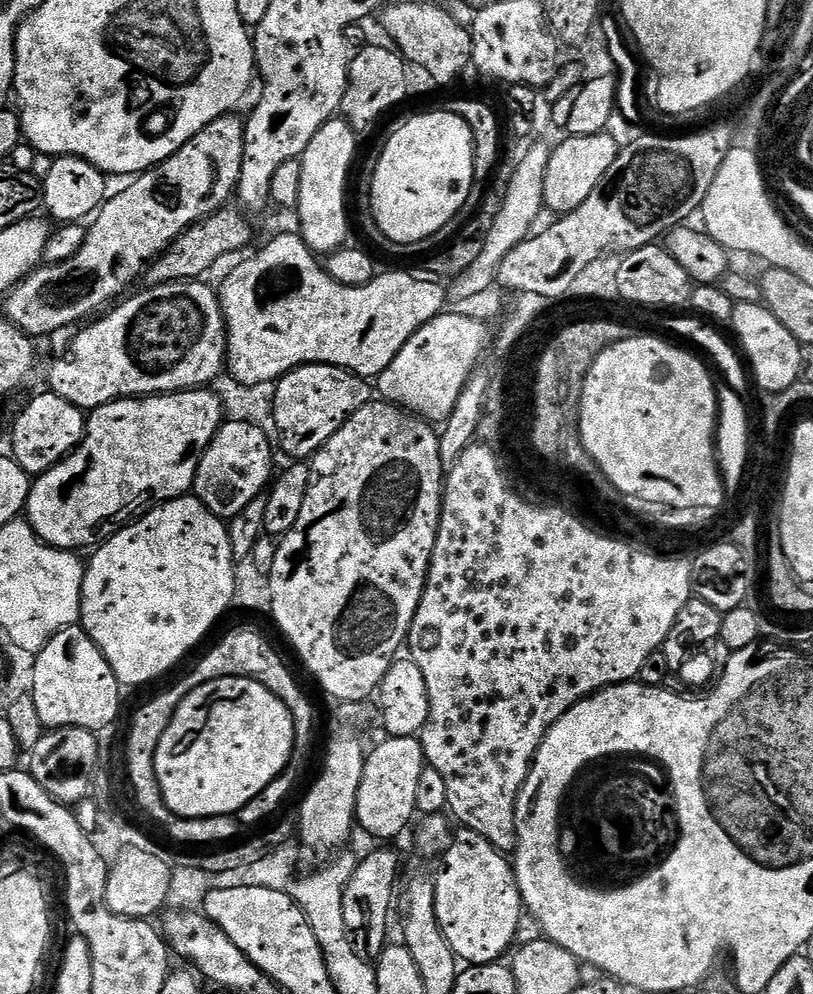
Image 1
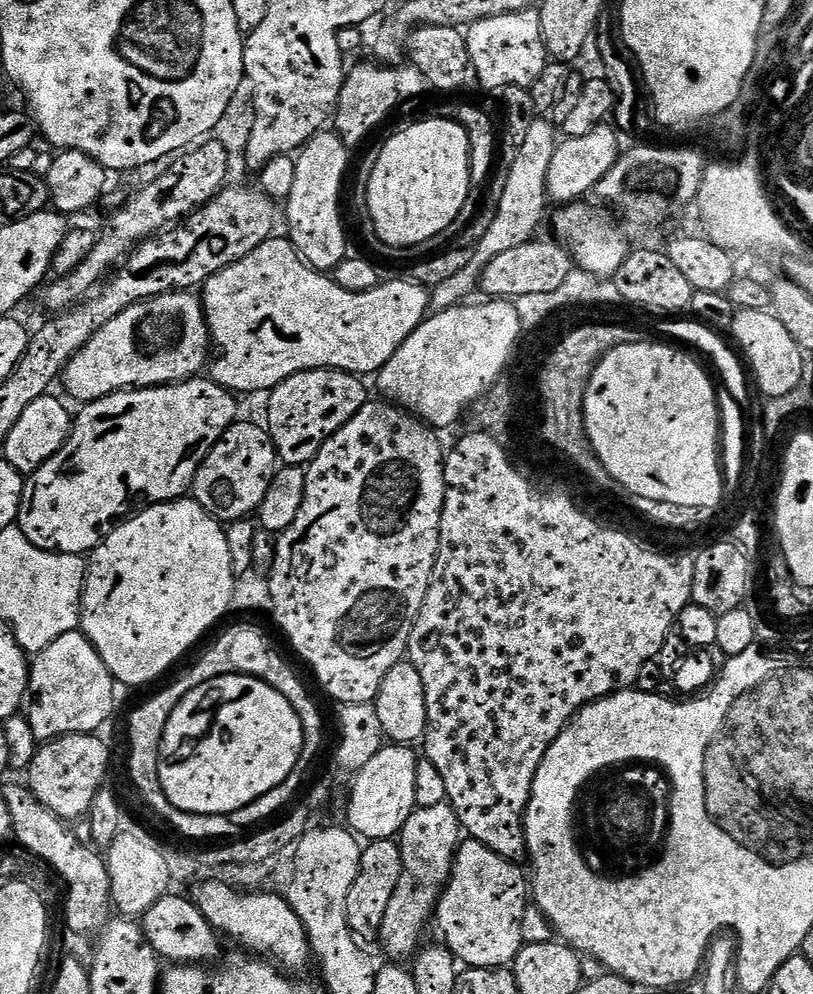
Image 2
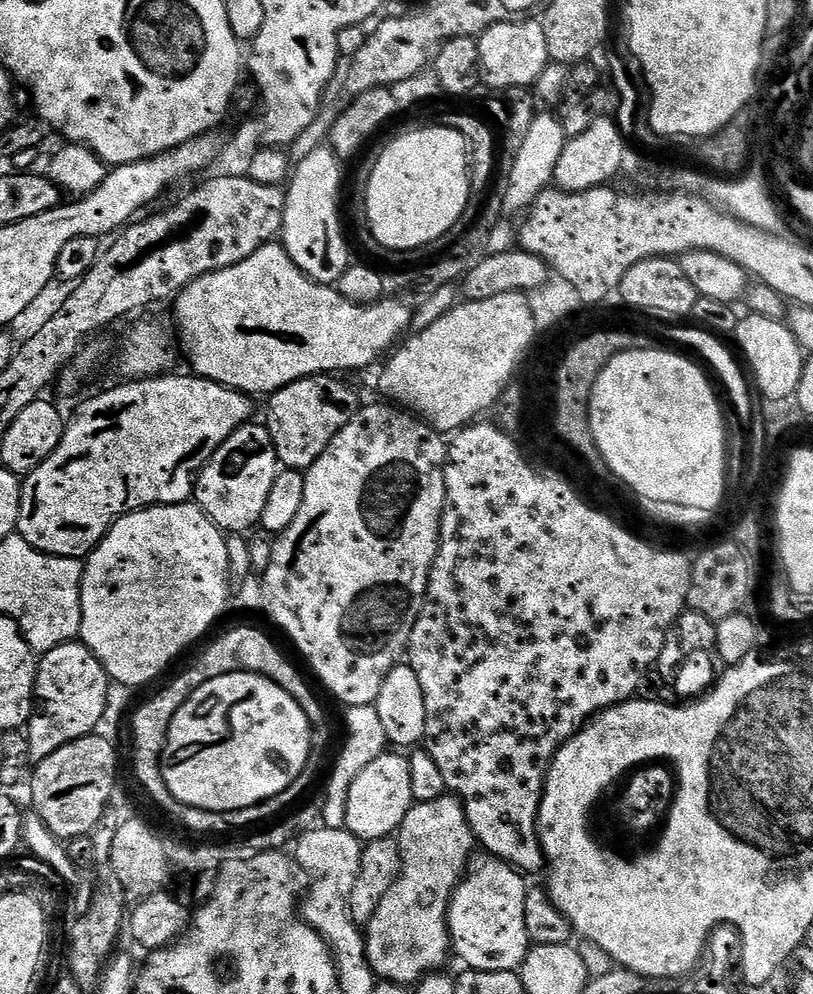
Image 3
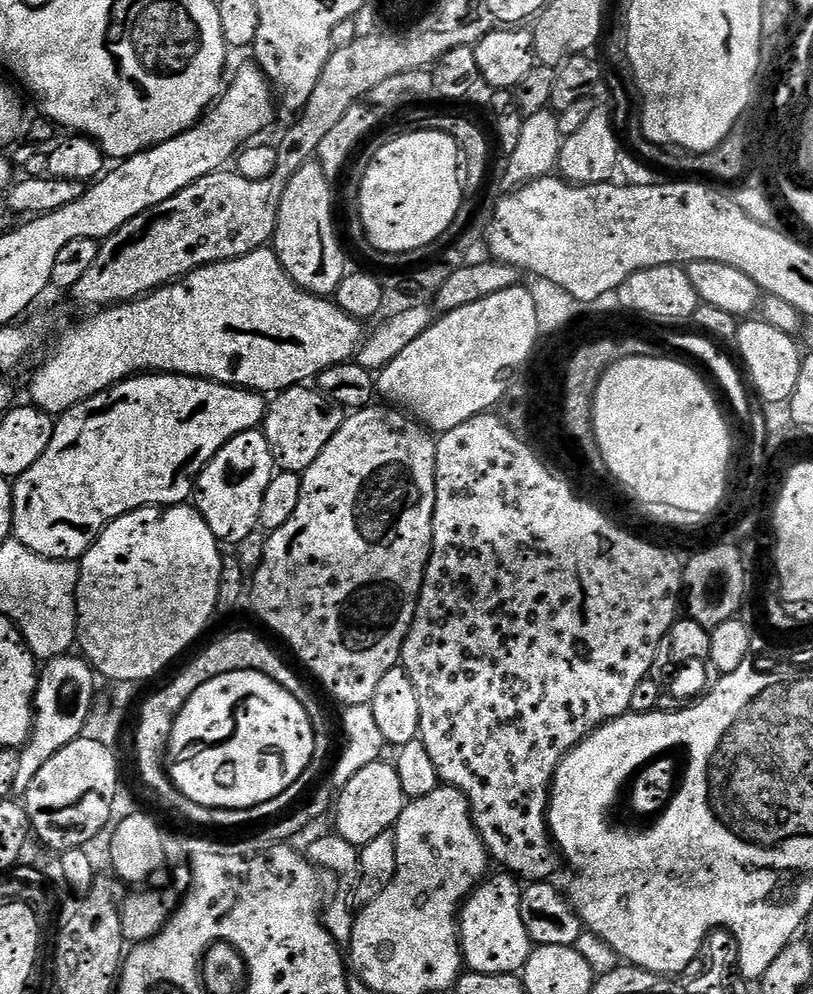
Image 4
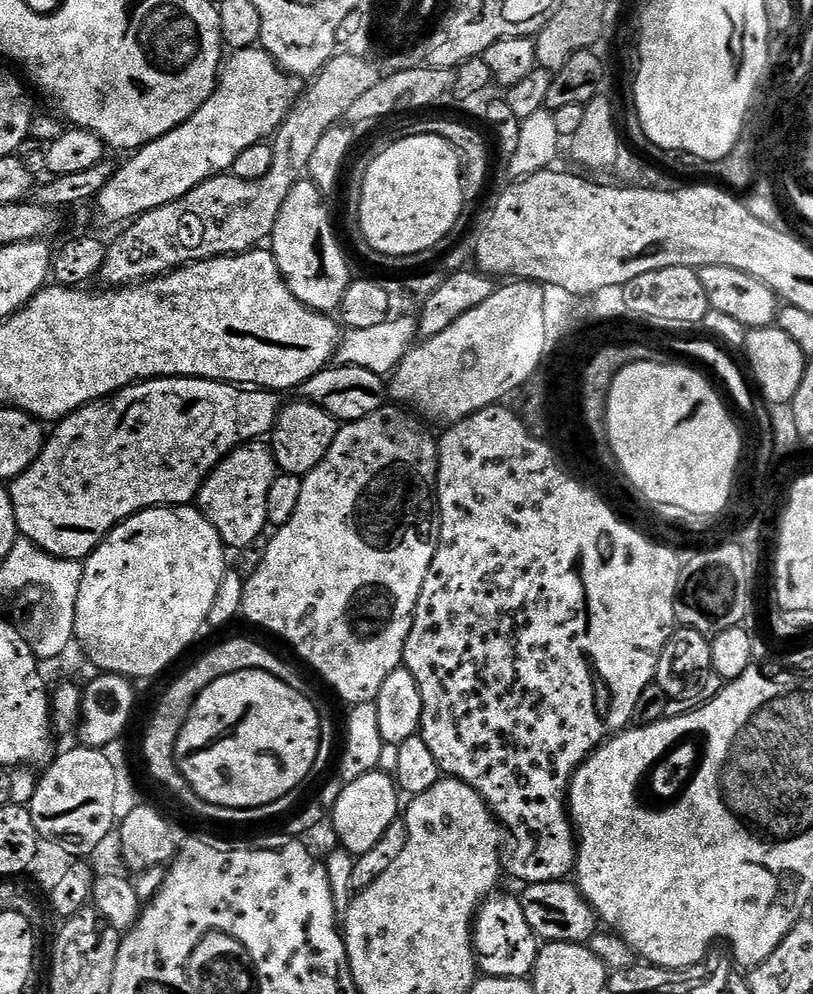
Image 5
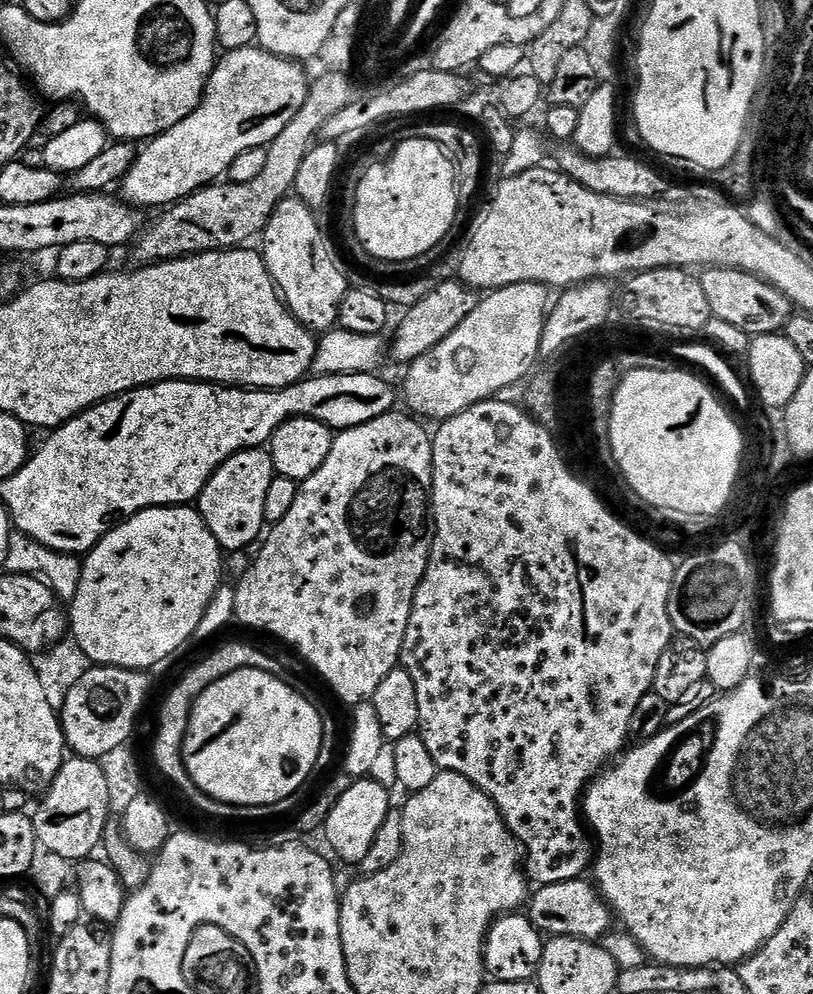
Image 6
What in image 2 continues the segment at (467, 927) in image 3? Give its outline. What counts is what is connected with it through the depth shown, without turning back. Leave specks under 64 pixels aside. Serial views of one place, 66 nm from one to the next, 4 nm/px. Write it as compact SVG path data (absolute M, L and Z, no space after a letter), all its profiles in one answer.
M461 839L452 862L452 874L434 913L434 924L444 935L443 943L461 965L508 968L524 947L522 914L530 907L530 880L520 867L482 842Z

